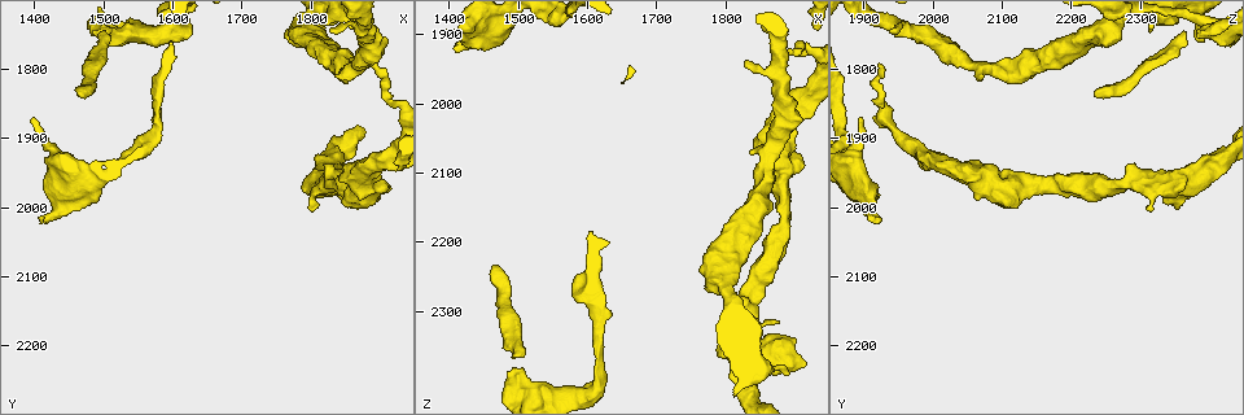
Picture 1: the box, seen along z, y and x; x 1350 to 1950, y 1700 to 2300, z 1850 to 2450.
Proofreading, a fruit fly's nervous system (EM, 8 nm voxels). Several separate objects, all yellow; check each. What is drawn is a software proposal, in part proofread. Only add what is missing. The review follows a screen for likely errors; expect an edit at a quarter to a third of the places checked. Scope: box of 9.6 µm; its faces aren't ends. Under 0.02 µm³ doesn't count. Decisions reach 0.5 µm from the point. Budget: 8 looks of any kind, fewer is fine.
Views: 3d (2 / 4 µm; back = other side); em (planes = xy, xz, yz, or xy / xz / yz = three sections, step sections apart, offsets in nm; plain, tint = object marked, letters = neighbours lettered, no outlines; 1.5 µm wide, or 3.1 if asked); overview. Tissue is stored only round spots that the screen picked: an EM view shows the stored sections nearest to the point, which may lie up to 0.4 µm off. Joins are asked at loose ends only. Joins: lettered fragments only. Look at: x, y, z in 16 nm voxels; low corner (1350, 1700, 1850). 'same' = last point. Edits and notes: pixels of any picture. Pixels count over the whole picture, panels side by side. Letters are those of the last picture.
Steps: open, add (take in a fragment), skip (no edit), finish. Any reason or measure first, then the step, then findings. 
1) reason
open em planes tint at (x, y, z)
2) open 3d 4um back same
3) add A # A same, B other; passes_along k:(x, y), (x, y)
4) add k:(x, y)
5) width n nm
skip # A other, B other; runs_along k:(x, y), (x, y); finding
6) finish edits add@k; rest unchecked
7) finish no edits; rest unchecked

tapers out
open em planes tint at (1900, 1790, 1925)

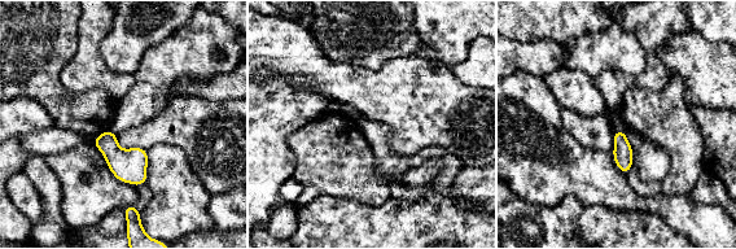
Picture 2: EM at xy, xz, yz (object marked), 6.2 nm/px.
see the neighbours
open em planes letters same

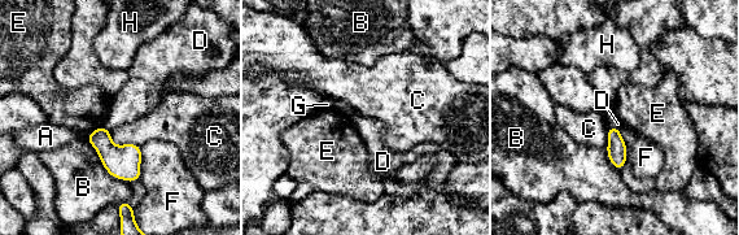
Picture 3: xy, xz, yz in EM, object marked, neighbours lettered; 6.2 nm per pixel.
skip # A other, B other, C other, D other, E other, F other, G other, H other; border 3:(608, 125), (619, 129); no lettered fragment goes on from it

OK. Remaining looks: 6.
branch stops here
open 3d 2um at (1400, 1870, 1890)

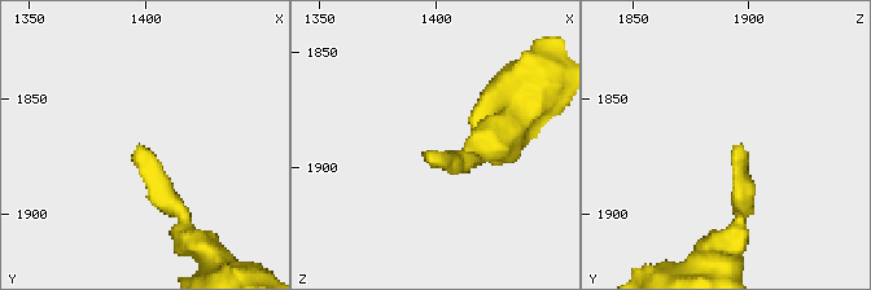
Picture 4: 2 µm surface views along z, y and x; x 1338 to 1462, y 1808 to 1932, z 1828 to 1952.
need the tissue
open em planes letters at (1396, 1868, 1894)

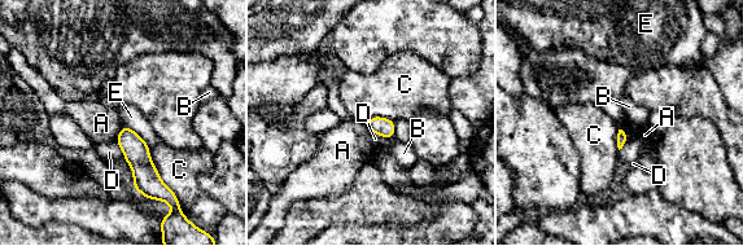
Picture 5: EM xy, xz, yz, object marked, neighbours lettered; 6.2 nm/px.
skip # A other, B other, C other, D other, E other; border 5:(123, 124), (134, 130), (148, 144); no lettered fragment goes on from it

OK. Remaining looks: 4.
branch stops here
open 3d 2um at (1410, 2020, 1920)

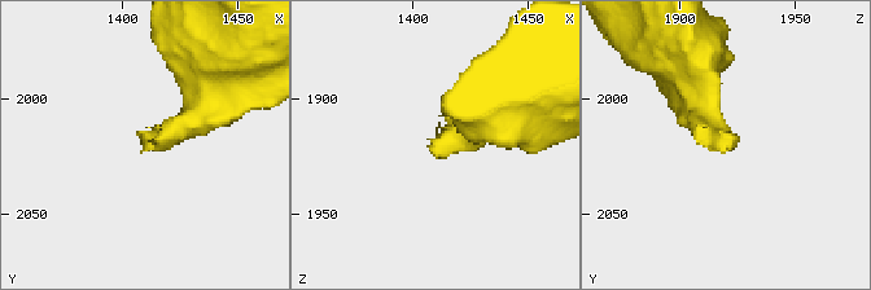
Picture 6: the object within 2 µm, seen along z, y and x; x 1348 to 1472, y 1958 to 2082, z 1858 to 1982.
open em xy step 4 letters at (1409, 2019, 1924)

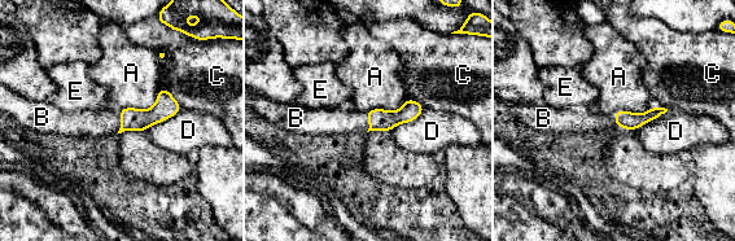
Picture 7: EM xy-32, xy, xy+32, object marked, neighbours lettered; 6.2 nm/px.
width 110 nm
add B # A other, B same, C other, D other, E other; passes_along 7:(136, 119), (122, 122), (96, 123); the neuron continues

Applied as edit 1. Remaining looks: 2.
finish edits add@7; rest unchecked

